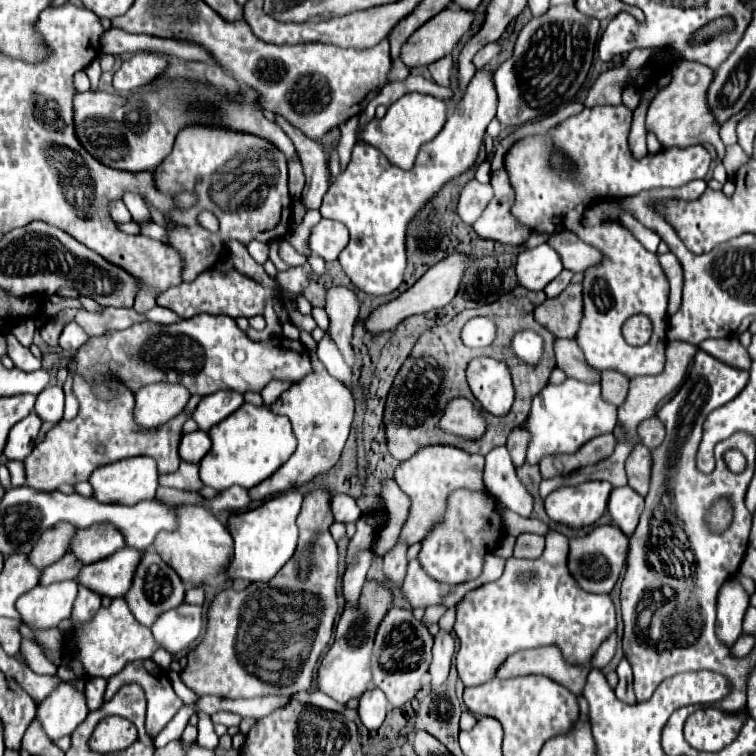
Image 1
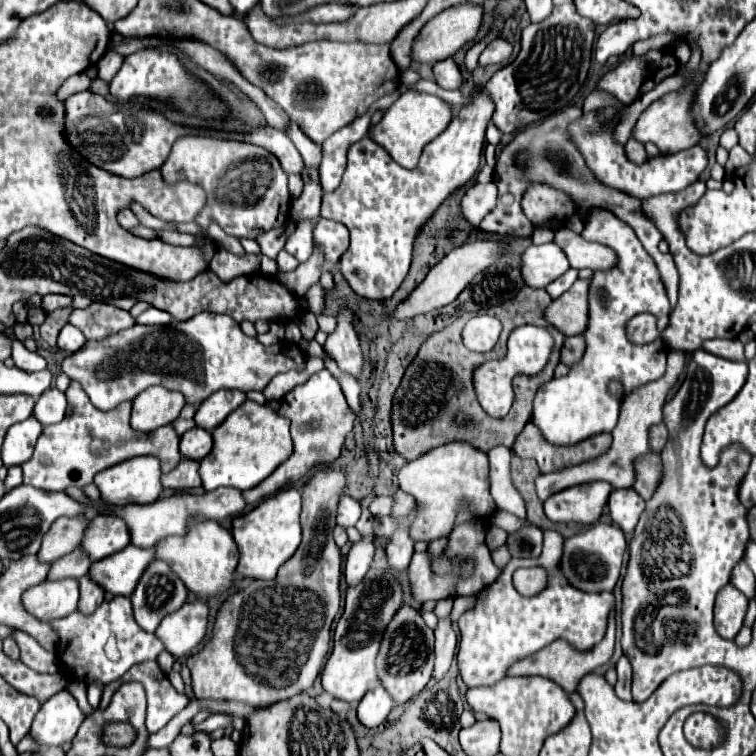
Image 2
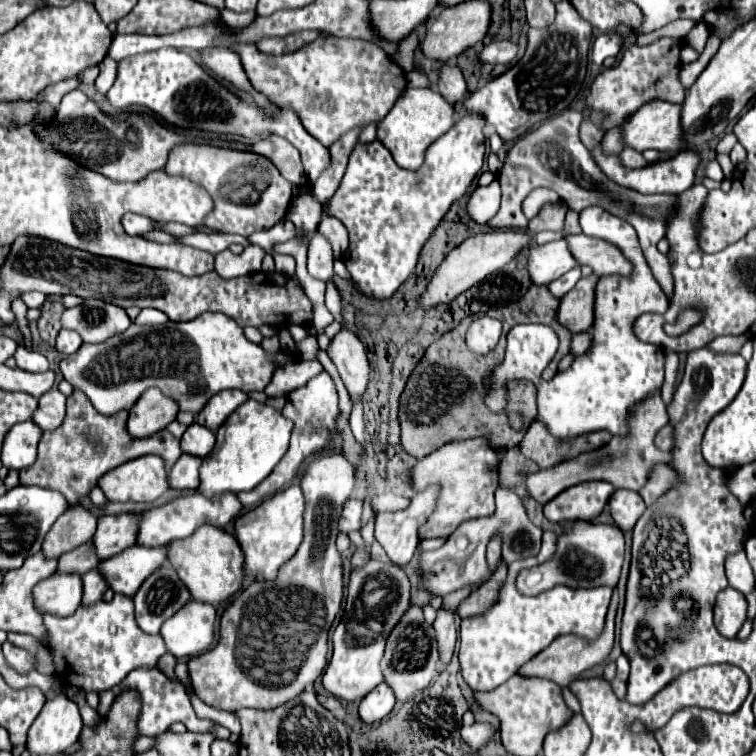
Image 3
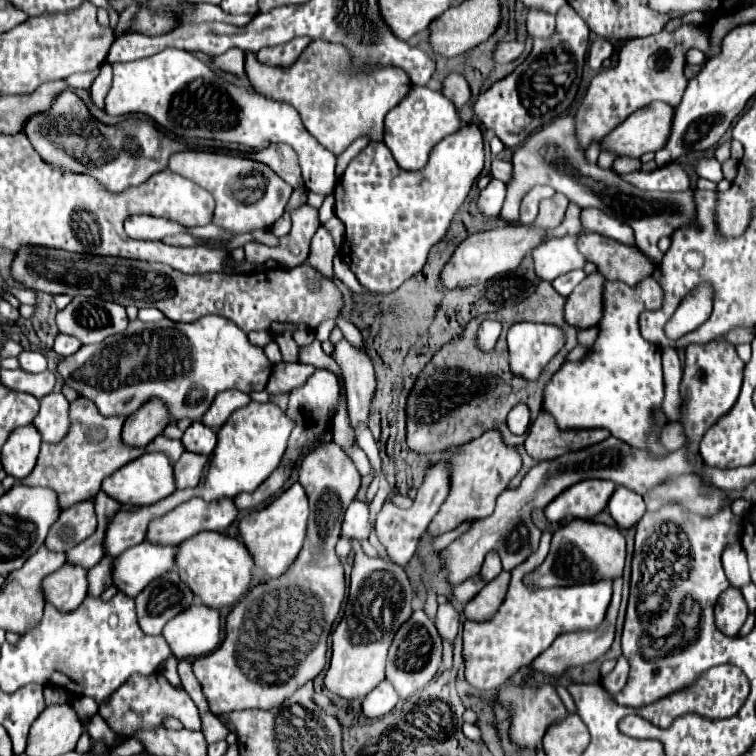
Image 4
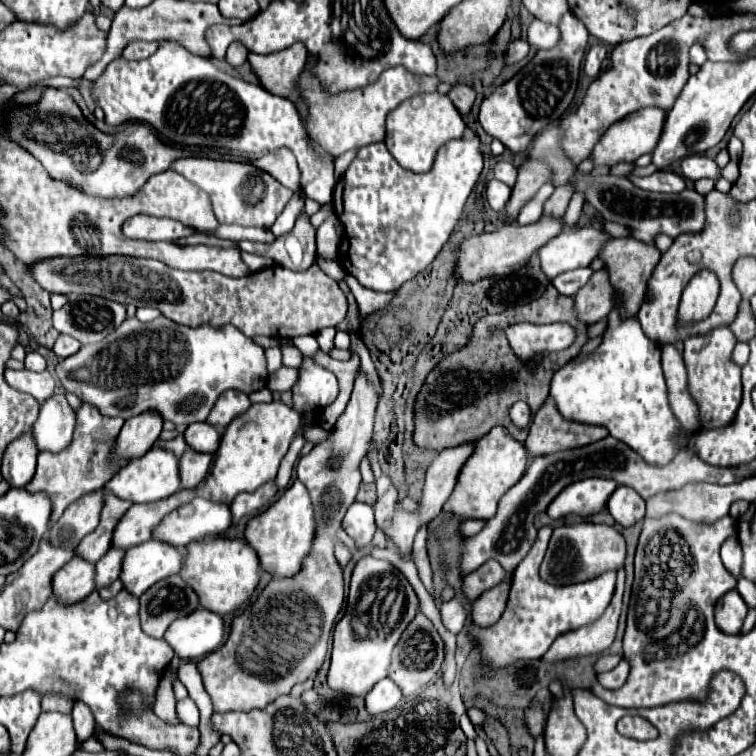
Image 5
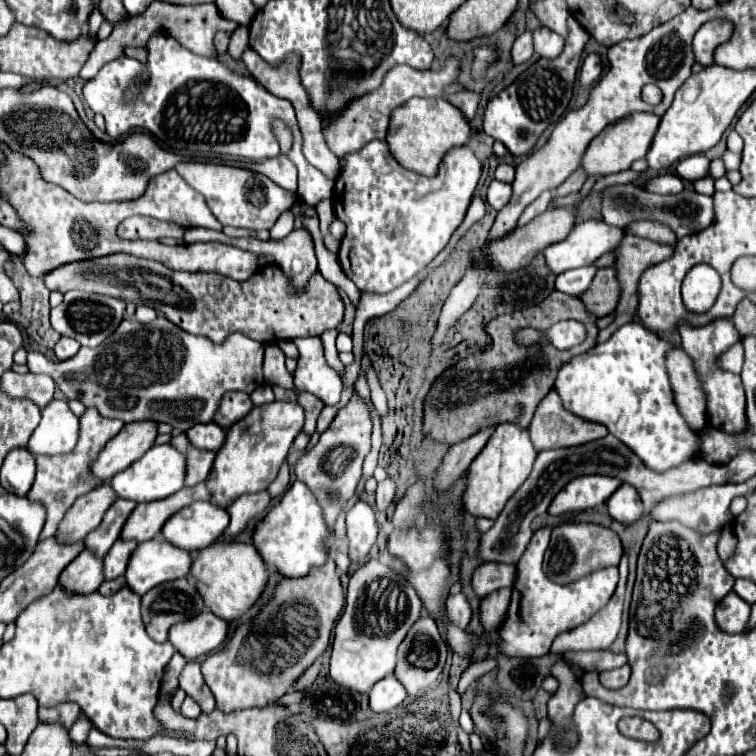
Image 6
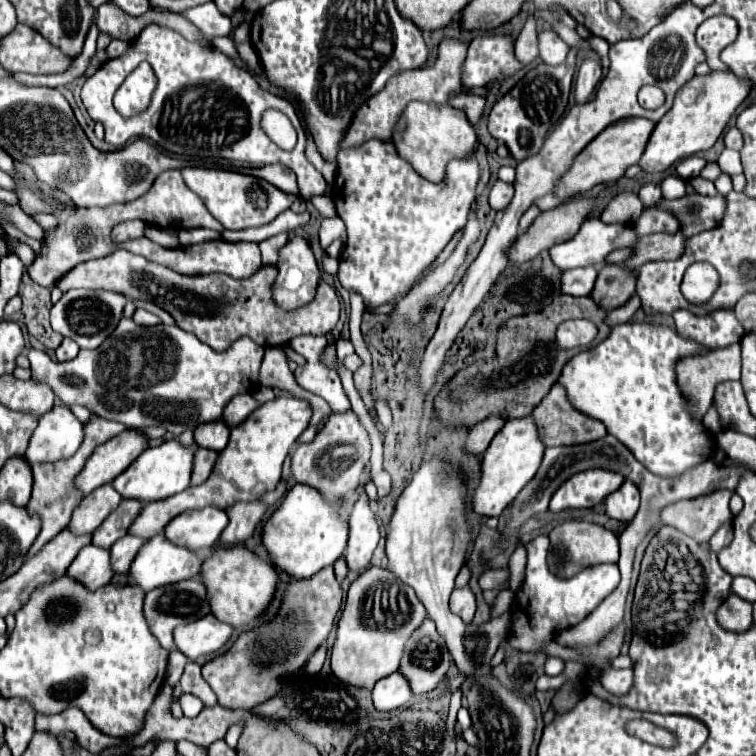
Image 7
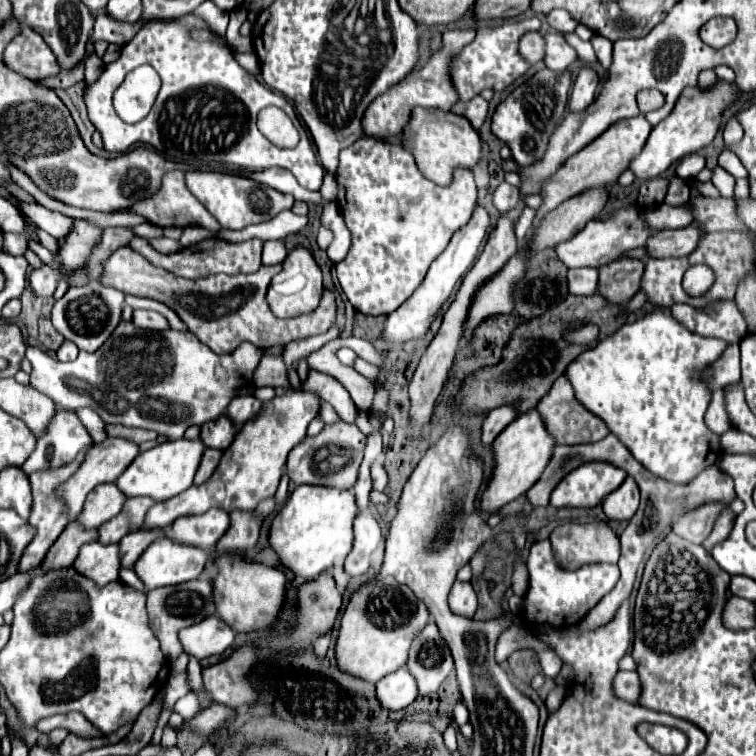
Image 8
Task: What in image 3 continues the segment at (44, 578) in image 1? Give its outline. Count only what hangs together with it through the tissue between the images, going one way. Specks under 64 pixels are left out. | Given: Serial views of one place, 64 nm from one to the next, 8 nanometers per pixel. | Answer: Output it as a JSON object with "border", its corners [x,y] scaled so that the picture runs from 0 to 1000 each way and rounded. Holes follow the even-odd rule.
{"border":[[[114,717],[108,722],[103,722],[95,730],[87,730],[77,738],[77,751],[74,759],[114,759],[116,754],[124,754],[130,749],[130,738],[124,730],[122,717]]]}

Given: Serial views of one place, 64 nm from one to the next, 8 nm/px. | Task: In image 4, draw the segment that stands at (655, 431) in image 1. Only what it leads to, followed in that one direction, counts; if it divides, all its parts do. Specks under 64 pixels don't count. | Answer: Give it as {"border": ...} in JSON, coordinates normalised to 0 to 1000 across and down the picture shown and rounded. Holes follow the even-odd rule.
{"border":[[[884,558],[884,563],[878,563],[878,569],[873,571],[873,587],[878,593],[884,593],[886,598],[892,595],[899,595],[905,590],[905,571],[902,571],[902,563],[897,558]]]}

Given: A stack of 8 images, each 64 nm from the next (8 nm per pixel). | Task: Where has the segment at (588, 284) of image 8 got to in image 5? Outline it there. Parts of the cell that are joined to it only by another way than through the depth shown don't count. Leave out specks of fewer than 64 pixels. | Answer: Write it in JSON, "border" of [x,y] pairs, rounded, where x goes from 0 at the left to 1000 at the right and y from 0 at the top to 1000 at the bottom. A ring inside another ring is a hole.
{"border":[[[765,354],[765,357],[754,357],[754,360],[746,360],[741,362],[738,368],[730,370],[730,376],[735,378],[735,384],[741,389],[749,389],[749,392],[759,392],[762,384],[767,378],[775,376],[775,370],[780,370],[783,365],[783,357],[780,354]]]}

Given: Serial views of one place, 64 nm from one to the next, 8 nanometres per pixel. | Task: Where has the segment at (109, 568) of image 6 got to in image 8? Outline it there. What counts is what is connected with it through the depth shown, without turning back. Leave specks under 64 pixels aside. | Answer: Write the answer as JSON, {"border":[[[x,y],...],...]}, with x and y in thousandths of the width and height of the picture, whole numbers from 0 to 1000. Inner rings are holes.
{"border":[[[180,701],[167,706],[167,712],[161,712],[156,717],[156,728],[159,728],[159,751],[175,751],[177,743],[185,738],[185,733],[212,709],[212,701]]]}

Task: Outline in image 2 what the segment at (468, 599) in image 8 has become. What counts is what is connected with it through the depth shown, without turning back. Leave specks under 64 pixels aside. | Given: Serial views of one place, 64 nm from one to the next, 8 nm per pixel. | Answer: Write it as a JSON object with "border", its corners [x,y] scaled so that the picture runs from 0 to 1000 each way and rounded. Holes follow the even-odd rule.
{"border":[[[590,817],[579,823],[574,839],[577,839],[577,857],[574,857],[577,876],[574,876],[571,894],[574,894],[574,899],[585,899],[590,894],[590,889],[595,886],[595,878],[603,865],[603,839],[601,839],[598,825]]]}

